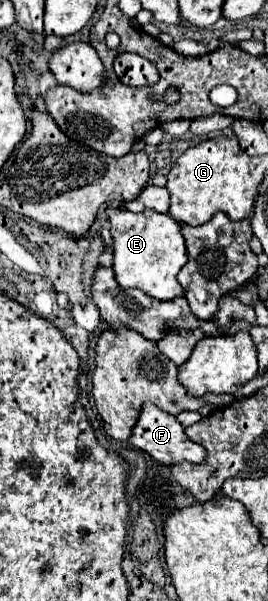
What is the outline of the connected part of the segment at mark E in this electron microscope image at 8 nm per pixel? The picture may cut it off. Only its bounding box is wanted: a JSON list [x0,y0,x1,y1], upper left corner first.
[107,209,187,301]

